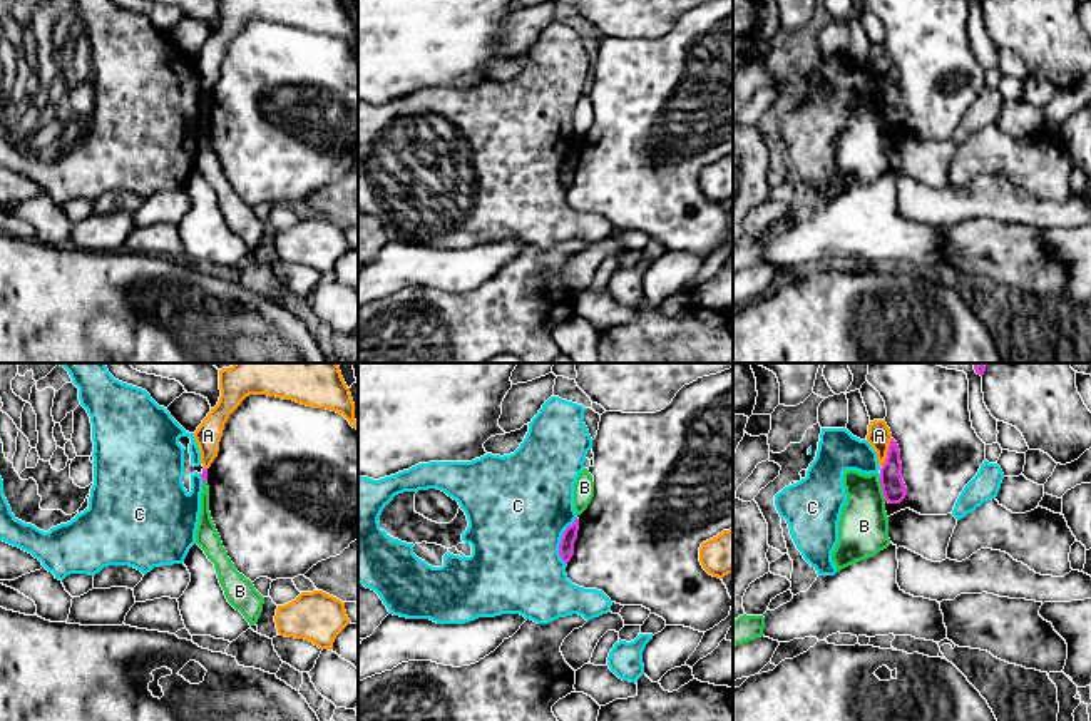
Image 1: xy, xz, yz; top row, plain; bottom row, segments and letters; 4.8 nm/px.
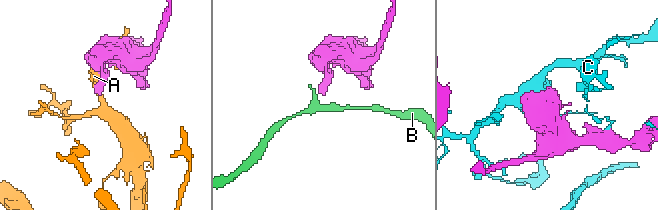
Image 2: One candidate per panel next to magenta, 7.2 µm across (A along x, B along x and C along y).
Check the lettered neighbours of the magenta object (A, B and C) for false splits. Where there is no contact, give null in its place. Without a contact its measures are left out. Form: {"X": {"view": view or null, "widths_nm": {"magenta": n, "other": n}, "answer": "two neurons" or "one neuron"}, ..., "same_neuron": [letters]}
{"A": {"view": "yz", "widths_nm": {"magenta": 120, "other": 110}, "answer": "two neurons"}, "B": {"view": "yz", "widths_nm": {"magenta": 120, "other": 240}, "answer": "two neurons"}, "C": {"view": "xz", "widths_nm": {"magenta": 80, "other": 480}, "answer": "two neurons"}, "same_neuron": []}

